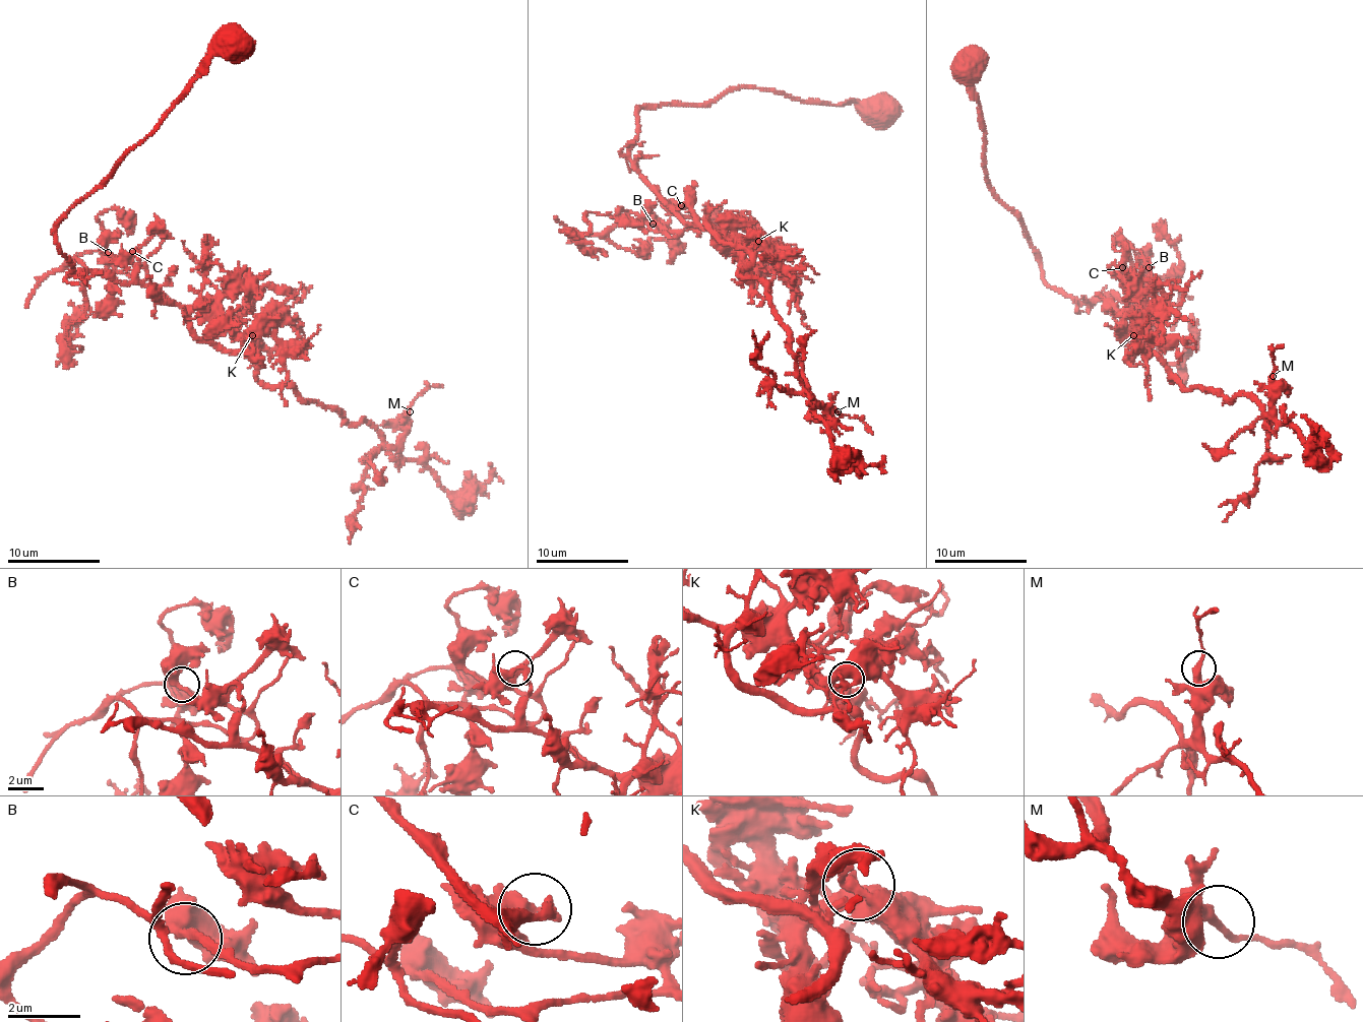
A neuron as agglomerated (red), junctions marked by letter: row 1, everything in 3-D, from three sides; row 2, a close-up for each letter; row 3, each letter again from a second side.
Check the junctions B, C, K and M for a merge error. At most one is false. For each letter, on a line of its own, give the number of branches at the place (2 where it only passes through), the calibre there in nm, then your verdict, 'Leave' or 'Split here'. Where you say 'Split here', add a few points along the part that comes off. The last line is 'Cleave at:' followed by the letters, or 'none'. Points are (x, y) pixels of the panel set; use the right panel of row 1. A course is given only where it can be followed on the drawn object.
B: Branches: 2. Thickness 340 nm. Leave
C: Branches: 2. Thickness 340 nm. Split here. Course of the part to remove: (1122, 267), (1126, 274), (1131, 247), (1156, 286), (1143, 290), (1143, 310), (1165, 364), (1181, 367), (1191, 314)
K: Branches: 2. Thickness 320 nm. Leave
M: Branches: 2. Thickness 320 nm. Leave
Cleave at: C

